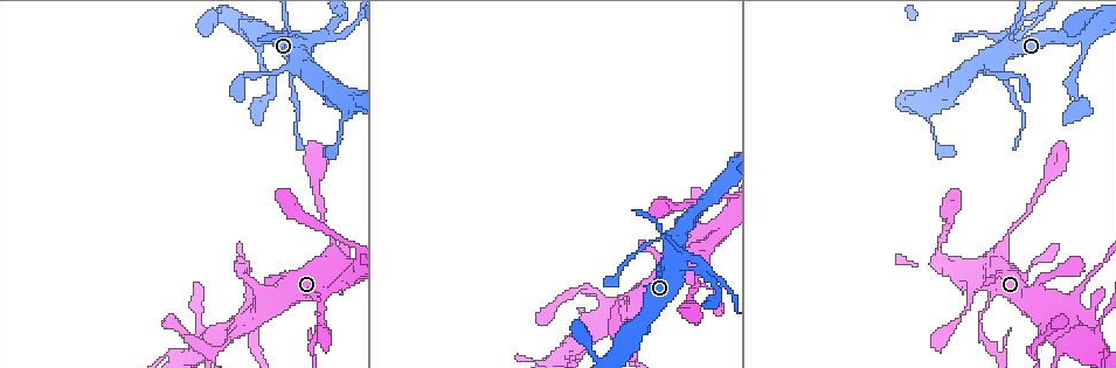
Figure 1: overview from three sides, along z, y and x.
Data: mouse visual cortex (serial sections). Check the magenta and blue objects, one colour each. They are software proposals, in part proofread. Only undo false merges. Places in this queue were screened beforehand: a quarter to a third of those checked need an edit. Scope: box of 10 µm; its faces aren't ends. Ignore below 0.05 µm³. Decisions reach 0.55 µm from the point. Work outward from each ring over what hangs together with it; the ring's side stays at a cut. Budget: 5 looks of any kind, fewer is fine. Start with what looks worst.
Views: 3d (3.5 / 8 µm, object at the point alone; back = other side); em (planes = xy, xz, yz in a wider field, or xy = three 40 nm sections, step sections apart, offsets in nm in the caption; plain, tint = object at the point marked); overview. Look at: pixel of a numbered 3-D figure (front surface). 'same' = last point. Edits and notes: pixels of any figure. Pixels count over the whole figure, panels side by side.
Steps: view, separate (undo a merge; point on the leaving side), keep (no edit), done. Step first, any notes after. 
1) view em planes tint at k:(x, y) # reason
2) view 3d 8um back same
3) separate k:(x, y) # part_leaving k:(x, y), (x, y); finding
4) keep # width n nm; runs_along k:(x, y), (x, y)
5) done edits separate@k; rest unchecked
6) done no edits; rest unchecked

view em xy step 3 tint at 1:(999, 41)

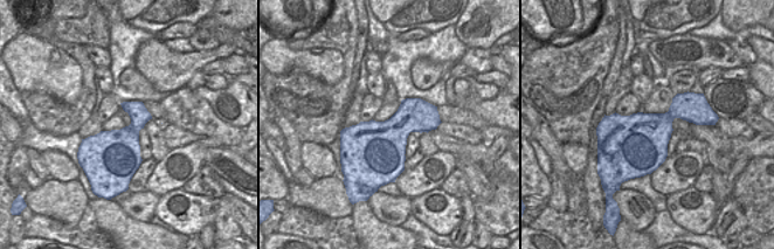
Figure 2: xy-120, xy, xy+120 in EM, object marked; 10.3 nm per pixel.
view 3d 3.5um same # wider look

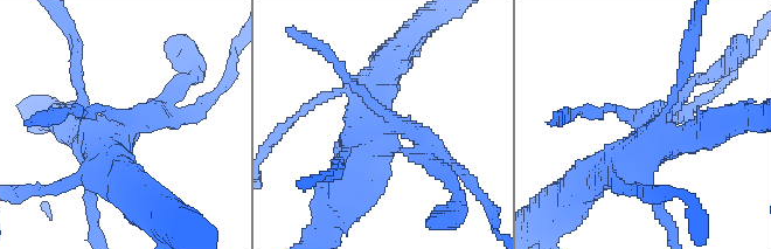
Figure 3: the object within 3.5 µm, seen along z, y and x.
separate 3:(98, 109) # part_leaving 3:(138, 123), (160, 115), (196, 69); two cells meet here

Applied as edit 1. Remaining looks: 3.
view 3d 8um back at 1:(218, 349) # sharp bend

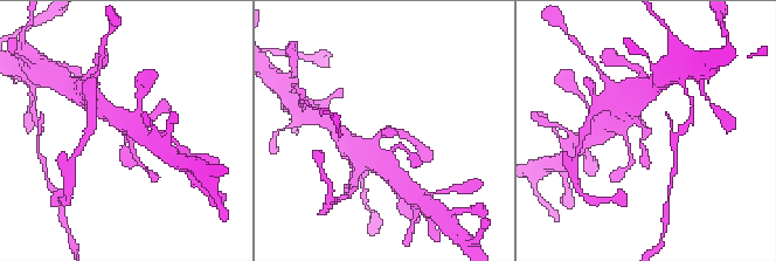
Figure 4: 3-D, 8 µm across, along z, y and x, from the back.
view em xy step 3 tint same # shape alone is not enough

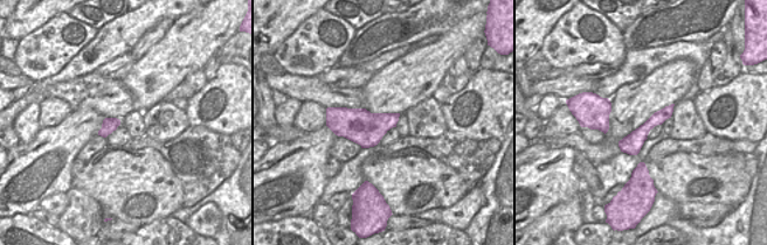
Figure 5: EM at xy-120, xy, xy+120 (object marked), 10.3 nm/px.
keep # runs_along 5:(670, 109), (655, 119), (623, 148); all the same cell

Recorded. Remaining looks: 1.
done edits separate@3; rest unchecked

